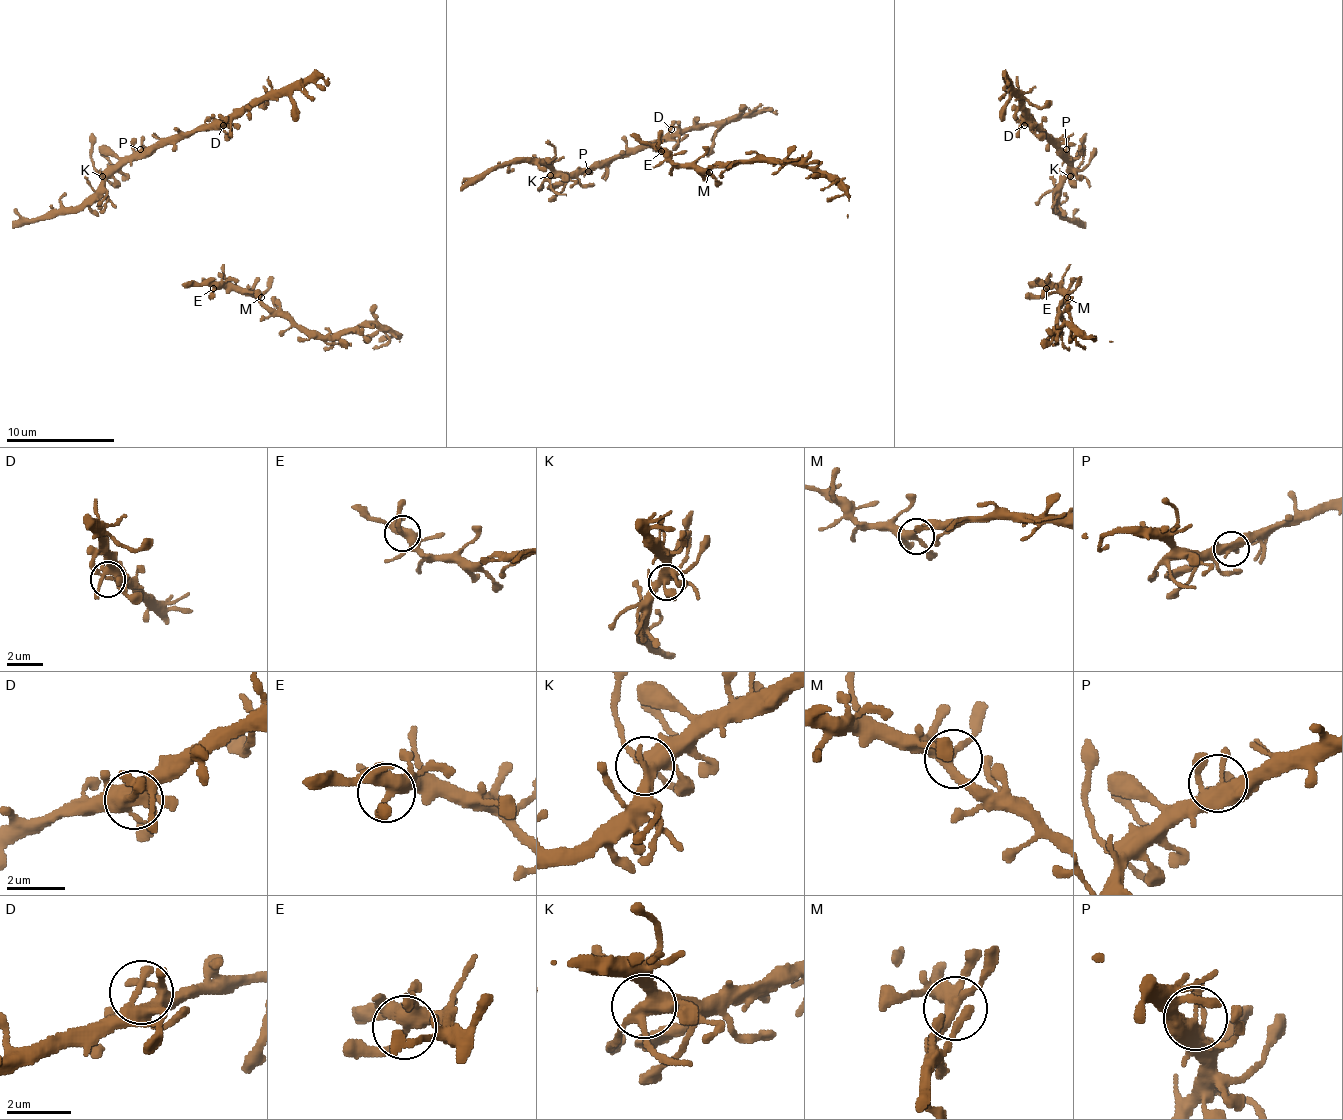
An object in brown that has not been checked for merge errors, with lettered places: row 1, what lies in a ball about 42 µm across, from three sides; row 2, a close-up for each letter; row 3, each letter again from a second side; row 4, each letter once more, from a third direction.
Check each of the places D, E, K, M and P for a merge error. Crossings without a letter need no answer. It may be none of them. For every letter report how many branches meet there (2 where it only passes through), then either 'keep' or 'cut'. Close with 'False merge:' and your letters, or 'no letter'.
D: 6 branches meet; keep
E: 6 branches meet; keep
K: 6 branches meet; keep
M: 4 branches meet; keep
P: 3 branches meet; keep
False merge: no letter

